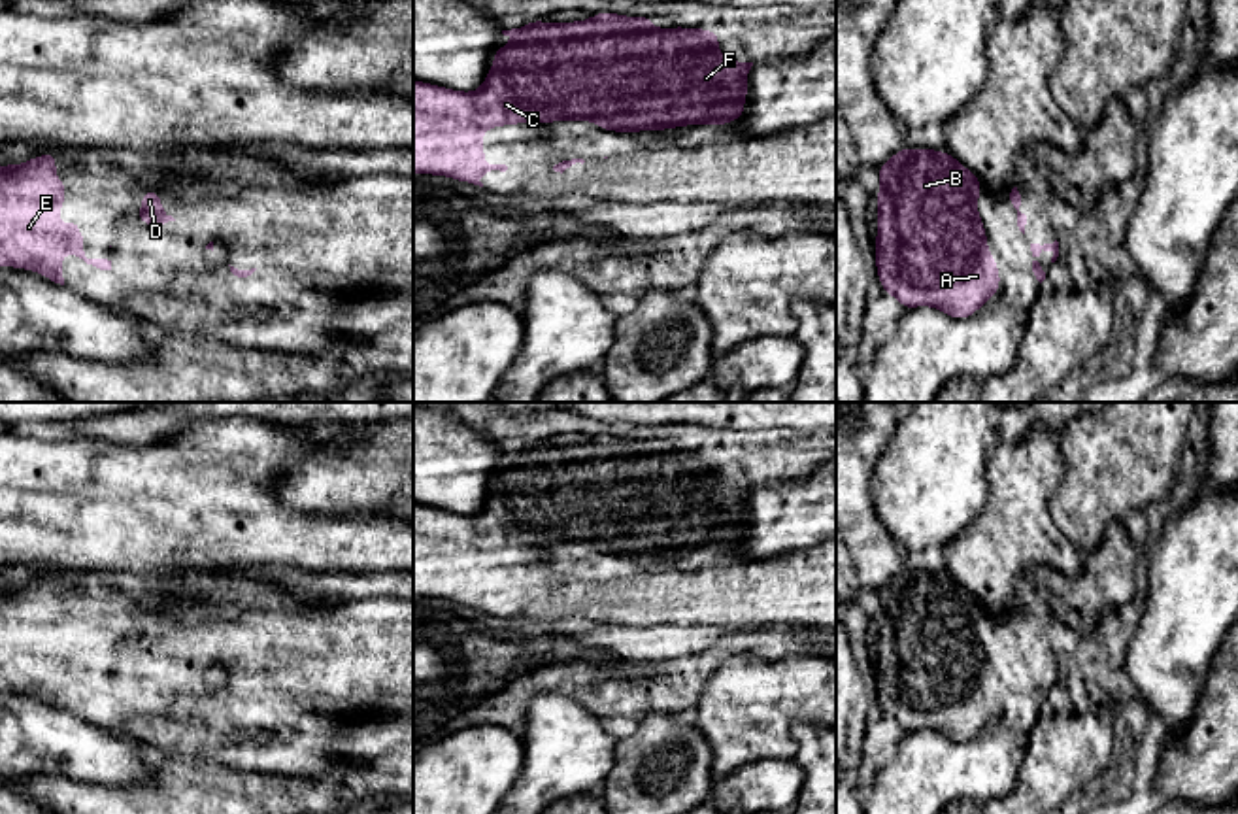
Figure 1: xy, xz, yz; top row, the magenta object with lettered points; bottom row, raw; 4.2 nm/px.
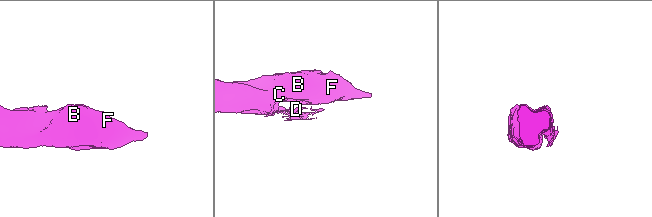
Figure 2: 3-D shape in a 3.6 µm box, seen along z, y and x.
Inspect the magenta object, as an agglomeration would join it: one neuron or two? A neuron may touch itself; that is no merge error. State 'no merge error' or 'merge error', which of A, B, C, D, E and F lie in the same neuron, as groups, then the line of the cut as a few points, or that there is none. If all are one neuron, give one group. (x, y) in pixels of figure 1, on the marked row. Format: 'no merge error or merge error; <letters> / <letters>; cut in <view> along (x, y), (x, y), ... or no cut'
no merge error; A B C D E F; no cut

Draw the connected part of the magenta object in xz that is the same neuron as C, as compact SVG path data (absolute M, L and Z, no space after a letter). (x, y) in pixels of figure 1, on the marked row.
M600 11L587 21L564 25L530 21L521 28L502 30L513 42L496 47L483 85L476 93L451 91L447 87L413 81L413 174L447 176L483 187L477 179L491 170L506 172L506 164L485 164L481 134L493 127L555 121L593 121L602 130L642 132L666 130L708 123L725 127L744 117L747 98L747 74L753 62L736 62L717 51L719 38L704 28L655 28L649 15L625 17Z

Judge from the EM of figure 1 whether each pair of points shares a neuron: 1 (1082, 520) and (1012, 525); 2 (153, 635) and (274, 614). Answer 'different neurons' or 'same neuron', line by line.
1: different neurons
2: same neuron

